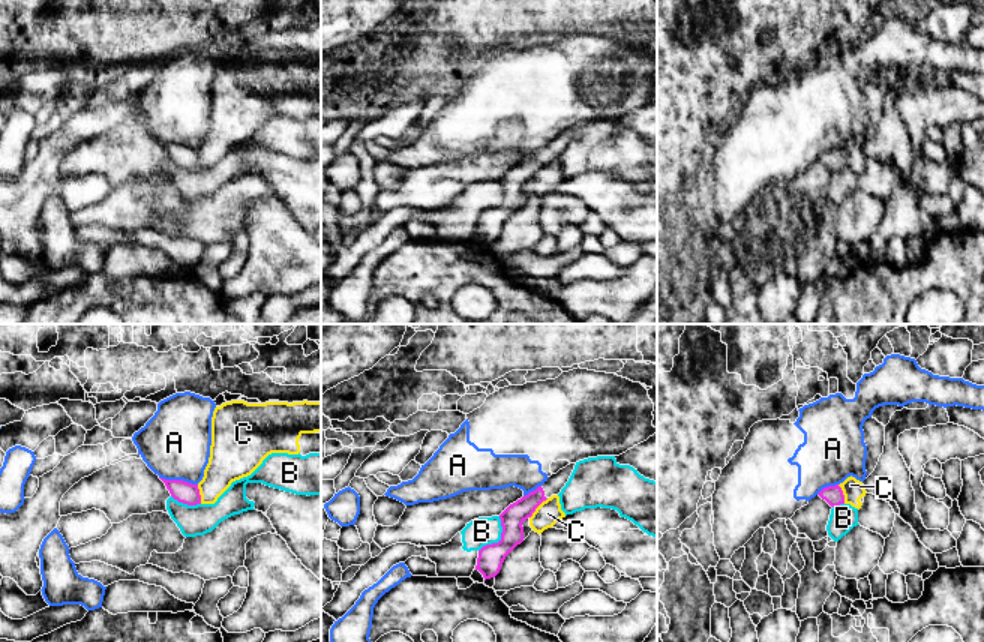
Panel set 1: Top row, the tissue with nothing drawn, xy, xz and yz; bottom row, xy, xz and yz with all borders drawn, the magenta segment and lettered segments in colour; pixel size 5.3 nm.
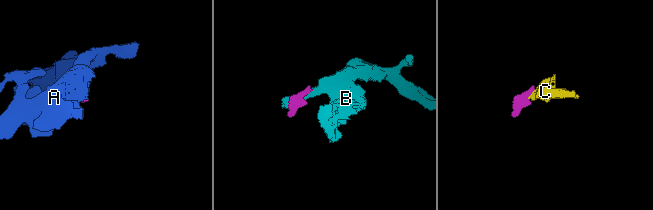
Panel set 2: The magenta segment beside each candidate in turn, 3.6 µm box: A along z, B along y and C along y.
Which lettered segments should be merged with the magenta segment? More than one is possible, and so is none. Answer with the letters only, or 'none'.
none

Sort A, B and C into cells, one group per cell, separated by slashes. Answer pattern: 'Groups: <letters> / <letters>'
Groups: A / B / C

